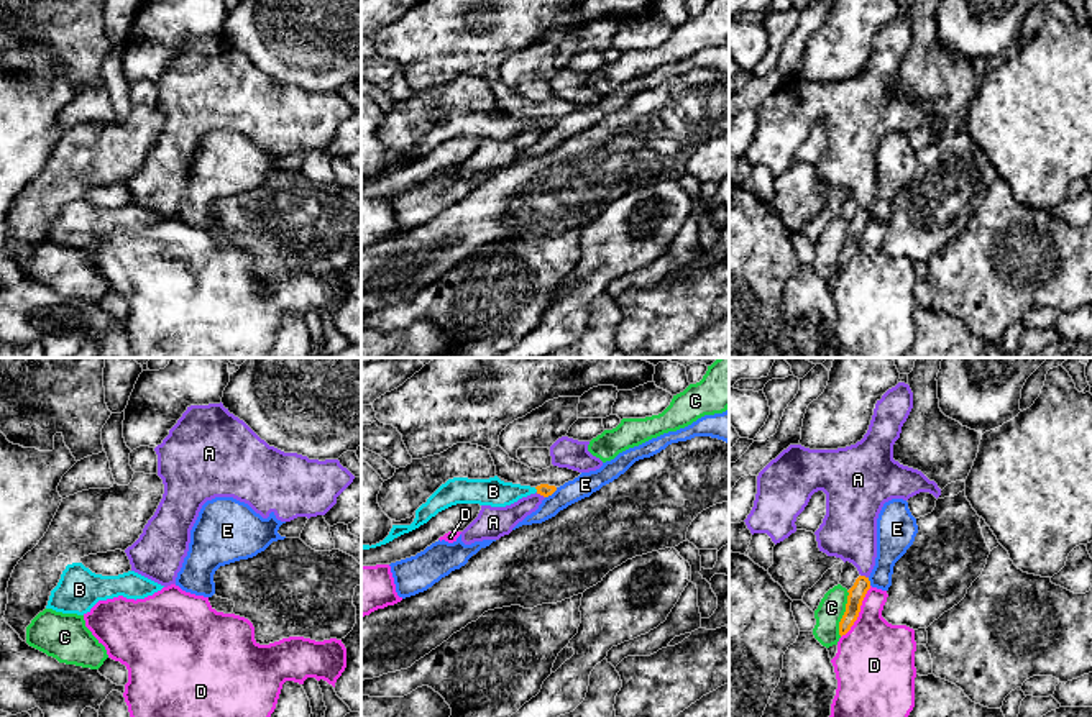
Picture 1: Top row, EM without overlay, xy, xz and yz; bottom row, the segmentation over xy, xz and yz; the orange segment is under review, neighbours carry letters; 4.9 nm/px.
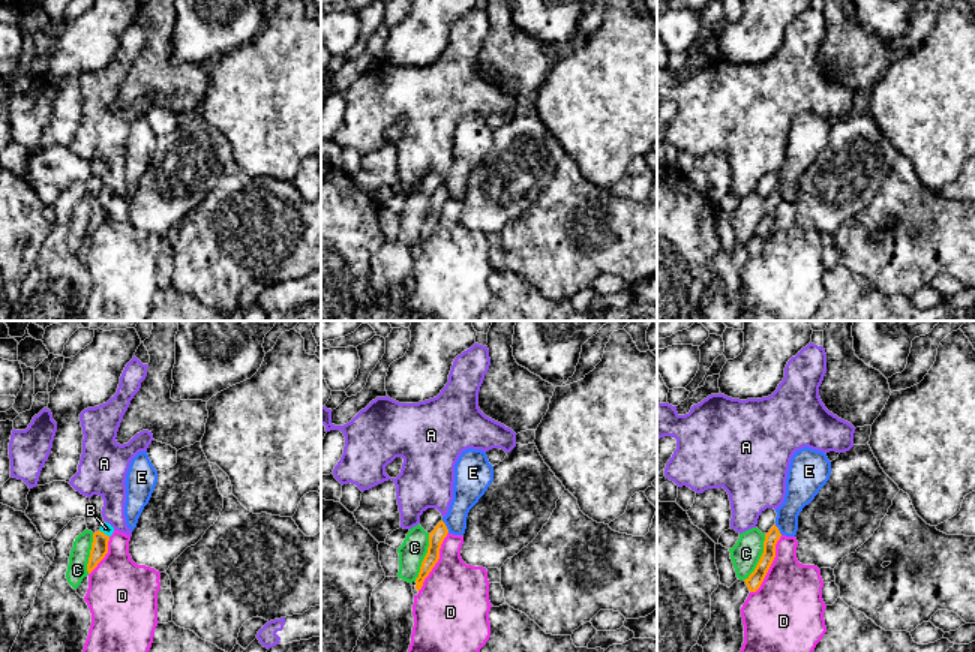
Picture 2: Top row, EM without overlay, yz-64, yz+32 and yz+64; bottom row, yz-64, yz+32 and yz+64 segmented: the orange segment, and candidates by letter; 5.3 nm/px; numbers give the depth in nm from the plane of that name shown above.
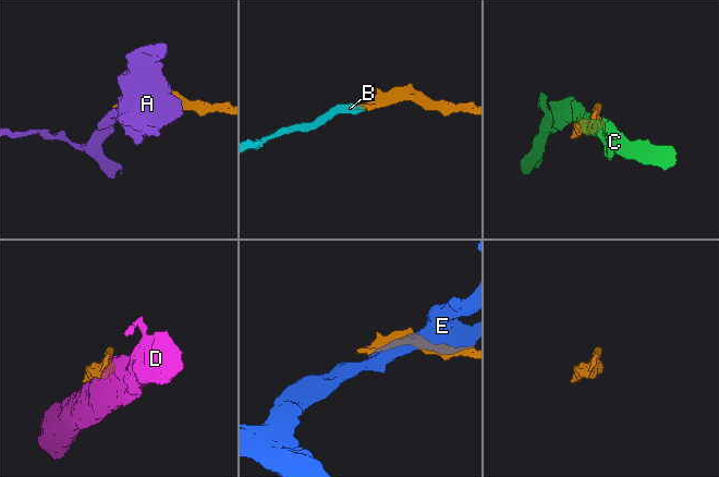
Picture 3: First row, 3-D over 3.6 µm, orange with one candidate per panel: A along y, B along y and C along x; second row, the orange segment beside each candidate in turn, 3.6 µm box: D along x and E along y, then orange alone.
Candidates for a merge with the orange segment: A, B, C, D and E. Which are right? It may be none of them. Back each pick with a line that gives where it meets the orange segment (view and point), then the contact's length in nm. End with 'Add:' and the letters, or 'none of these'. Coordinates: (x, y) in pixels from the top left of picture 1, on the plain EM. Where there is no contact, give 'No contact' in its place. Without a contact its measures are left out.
B: Touches orange at xz (536, 120). Shared border 30 nm
Add: B

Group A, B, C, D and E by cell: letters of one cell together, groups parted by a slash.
A / B / C / D / E

